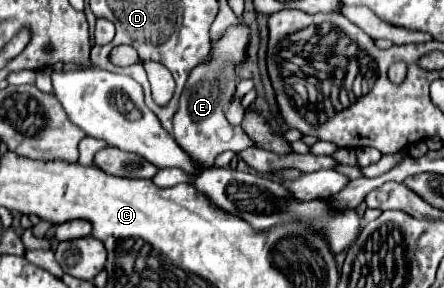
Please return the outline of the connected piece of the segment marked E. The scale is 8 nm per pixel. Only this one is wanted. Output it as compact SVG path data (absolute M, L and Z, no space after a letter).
M239 24L229 28L227 34L213 44L213 58L205 66L193 68L189 82L185 86L185 94L181 96L181 108L173 118L173 138L175 142L189 154L191 160L197 162L199 168L211 168L215 158L225 152L241 152L249 146L255 146L253 140L241 130L233 128L225 118L225 106L229 106L235 86L239 82L239 66L245 60L245 48L249 40L249 28Z

